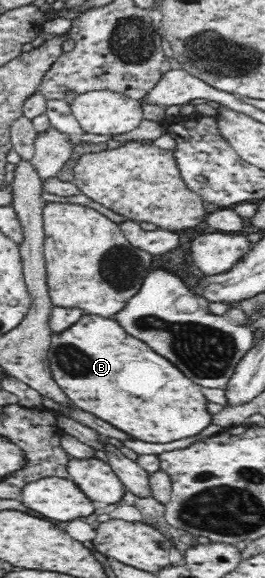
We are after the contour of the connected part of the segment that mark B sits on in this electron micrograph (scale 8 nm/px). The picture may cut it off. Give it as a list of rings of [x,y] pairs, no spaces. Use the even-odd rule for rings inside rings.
[[[84,314],[72,327],[63,332],[52,334],[51,344],[47,353],[49,366],[51,367],[51,377],[55,383],[64,391],[65,397],[69,402],[81,411],[86,411],[96,415],[97,419],[102,419],[106,423],[116,427],[117,430],[124,431],[125,434],[131,435],[131,439],[140,440],[146,443],[166,444],[178,441],[184,438],[197,435],[203,429],[206,429],[212,422],[212,415],[208,412],[208,399],[203,395],[202,387],[193,383],[188,377],[185,377],[176,367],[172,367],[172,363],[160,355],[156,355],[148,345],[144,345],[138,339],[132,339],[130,335],[124,333],[124,328],[116,323],[112,317],[105,318],[98,315]],[[157,401],[164,401],[162,407],[157,407]]]

